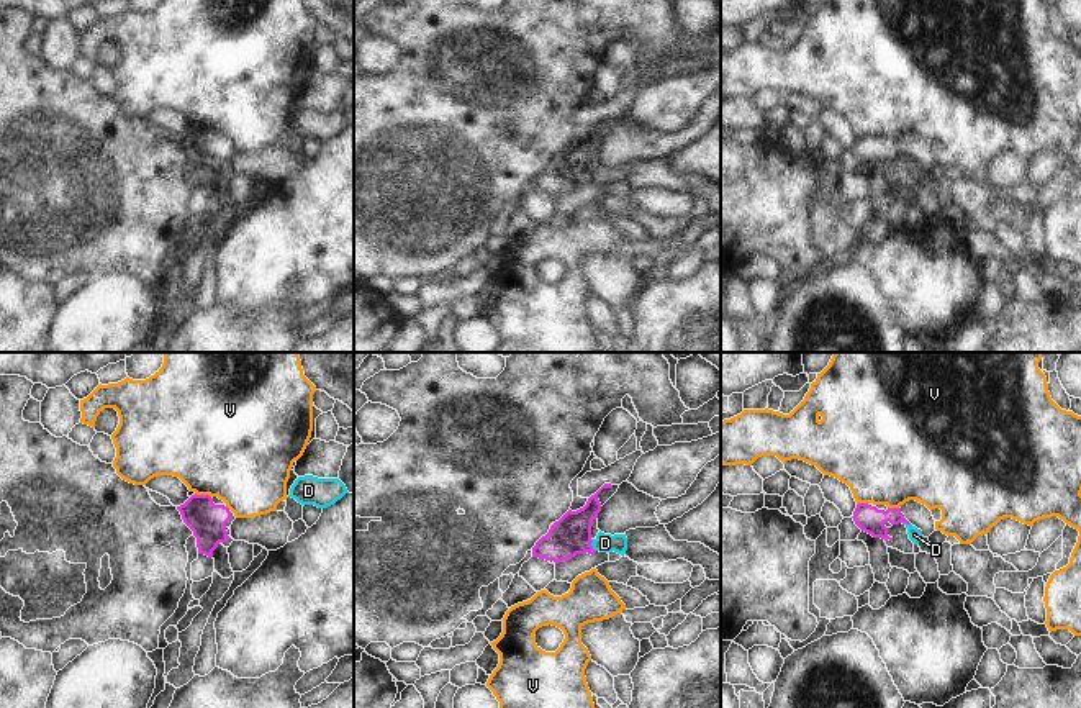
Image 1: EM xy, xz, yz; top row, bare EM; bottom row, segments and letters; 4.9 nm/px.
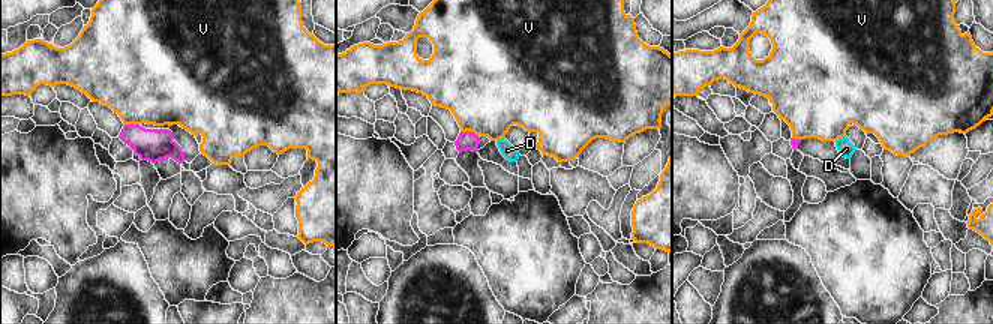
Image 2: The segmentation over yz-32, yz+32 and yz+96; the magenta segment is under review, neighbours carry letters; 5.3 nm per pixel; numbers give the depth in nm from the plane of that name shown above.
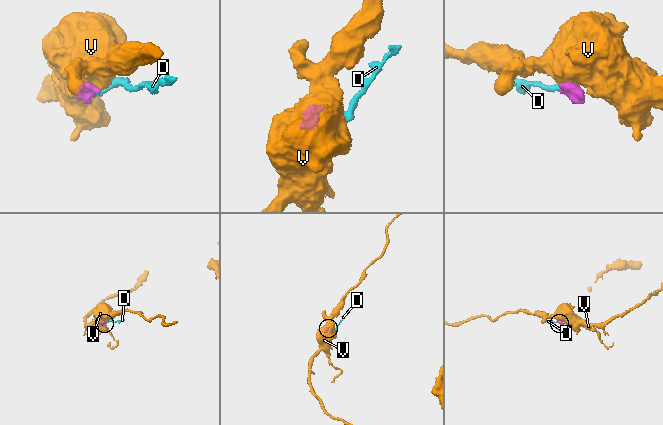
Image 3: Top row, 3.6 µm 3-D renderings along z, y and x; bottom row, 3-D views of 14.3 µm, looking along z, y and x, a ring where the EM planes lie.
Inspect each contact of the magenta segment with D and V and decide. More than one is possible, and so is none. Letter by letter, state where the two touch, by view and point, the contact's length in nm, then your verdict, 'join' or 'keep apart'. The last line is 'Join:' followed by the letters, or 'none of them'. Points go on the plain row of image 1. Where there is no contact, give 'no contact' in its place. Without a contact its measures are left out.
D: xz (592, 179) | 70 nm | join
V: xy (203, 128) | 80 nm | keep apart
Join: D

